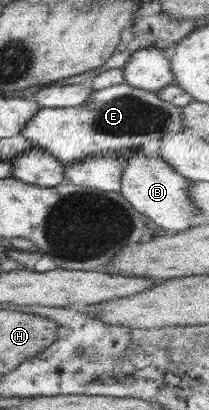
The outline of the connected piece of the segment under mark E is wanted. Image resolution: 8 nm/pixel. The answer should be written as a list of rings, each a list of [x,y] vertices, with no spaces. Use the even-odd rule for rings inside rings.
[[[126,83],[117,85],[94,91],[94,94],[80,106],[41,108],[22,127],[19,134],[25,136],[33,144],[33,148],[47,150],[56,160],[68,165],[73,161],[94,156],[94,152],[98,154],[98,152],[108,152],[110,148],[120,150],[126,146],[128,148],[137,147],[148,140],[160,140],[162,135],[178,134],[187,130],[183,121],[182,107],[162,101],[156,92],[136,89]]]

